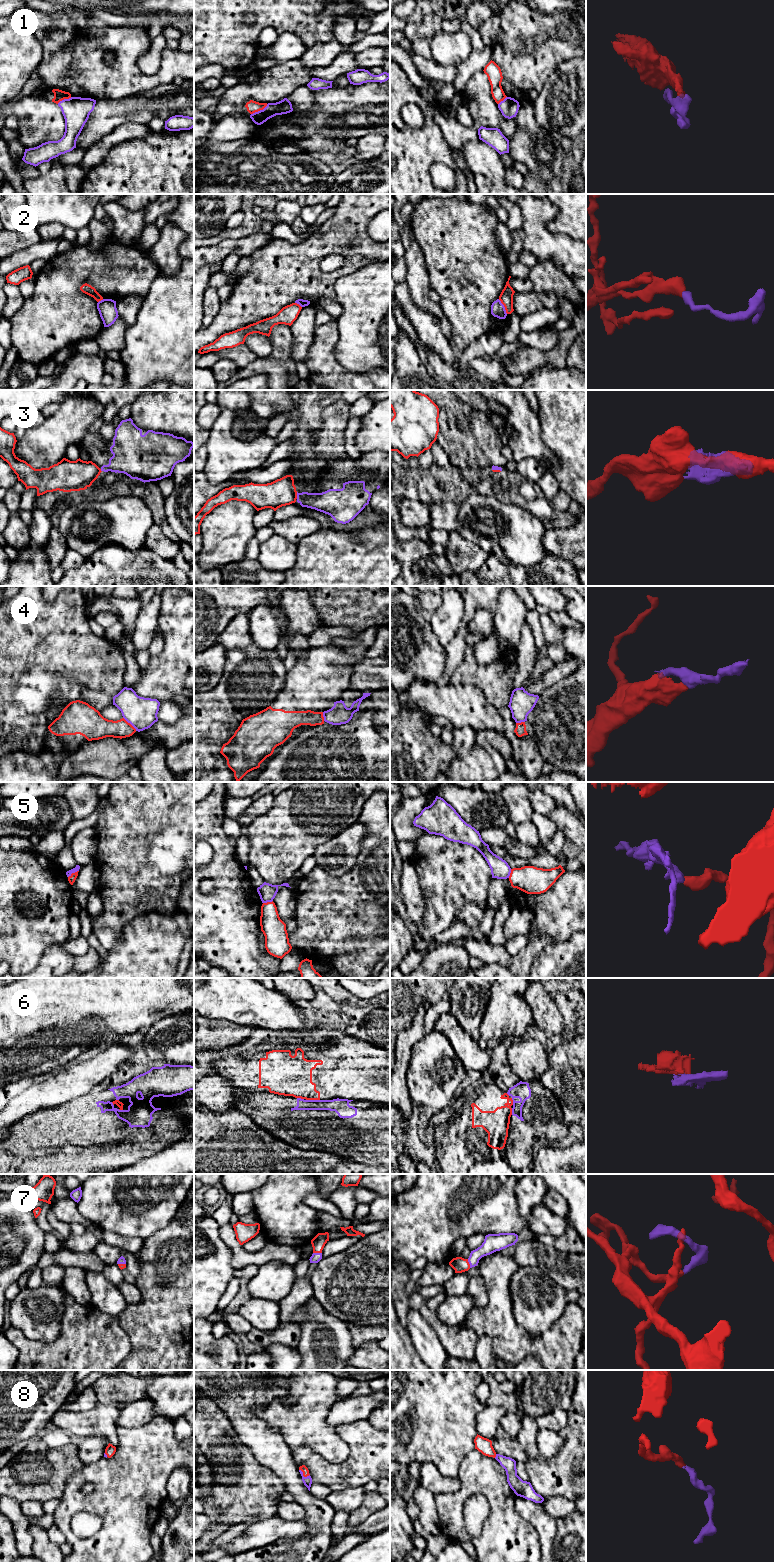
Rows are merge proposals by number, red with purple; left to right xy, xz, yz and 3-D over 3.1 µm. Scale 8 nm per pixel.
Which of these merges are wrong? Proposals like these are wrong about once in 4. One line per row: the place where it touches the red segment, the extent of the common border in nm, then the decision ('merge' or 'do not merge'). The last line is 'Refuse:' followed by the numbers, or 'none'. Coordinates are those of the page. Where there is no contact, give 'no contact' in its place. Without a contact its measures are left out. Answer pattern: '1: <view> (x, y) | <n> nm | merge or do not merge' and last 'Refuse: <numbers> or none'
1: xz (259, 110) | 160 nm | do not merge
2: yz (504, 306) | 140 nm | do not merge
3: xz (296, 495) | 60 nm | do not merge
4: xy (130, 724) | 160 nm | do not merge
5: xy (73, 873) | 110 nm | do not merge
6: xz (313, 1099) | 110 nm | do not merge
7: xz (317, 1252) | 70 nm | merge
8: xz (303, 1475) | 100 nm | merge
Refuse: 1, 2, 3, 4, 5, 6

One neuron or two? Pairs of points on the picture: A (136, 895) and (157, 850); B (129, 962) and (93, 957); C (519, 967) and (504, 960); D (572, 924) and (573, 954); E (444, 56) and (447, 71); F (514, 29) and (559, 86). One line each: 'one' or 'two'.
A: one
B: two
C: two
D: two
E: two
F: two

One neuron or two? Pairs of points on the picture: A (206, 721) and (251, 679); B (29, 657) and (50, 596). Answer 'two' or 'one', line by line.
A: one
B: two

